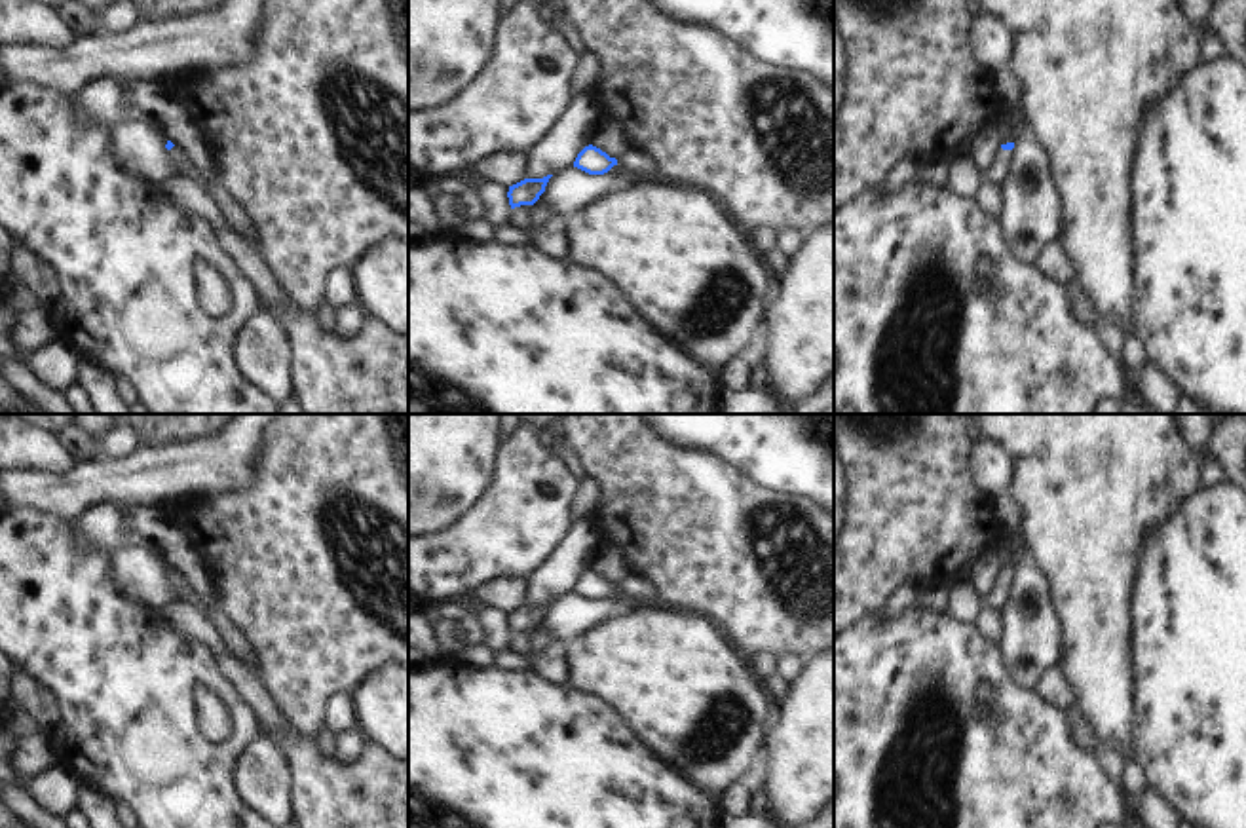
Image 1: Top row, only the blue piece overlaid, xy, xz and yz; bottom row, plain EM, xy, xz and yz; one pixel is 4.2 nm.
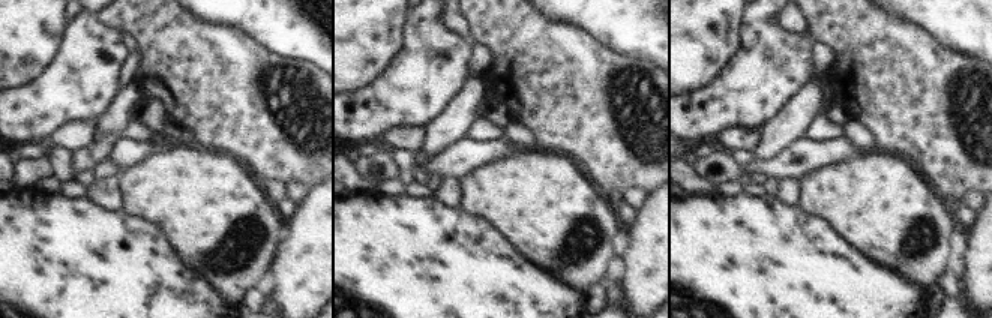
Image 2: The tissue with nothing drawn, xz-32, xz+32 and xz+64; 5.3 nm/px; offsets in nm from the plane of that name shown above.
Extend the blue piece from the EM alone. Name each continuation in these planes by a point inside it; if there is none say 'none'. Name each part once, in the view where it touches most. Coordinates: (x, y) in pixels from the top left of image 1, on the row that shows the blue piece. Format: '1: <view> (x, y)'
1: yz (998, 173)

